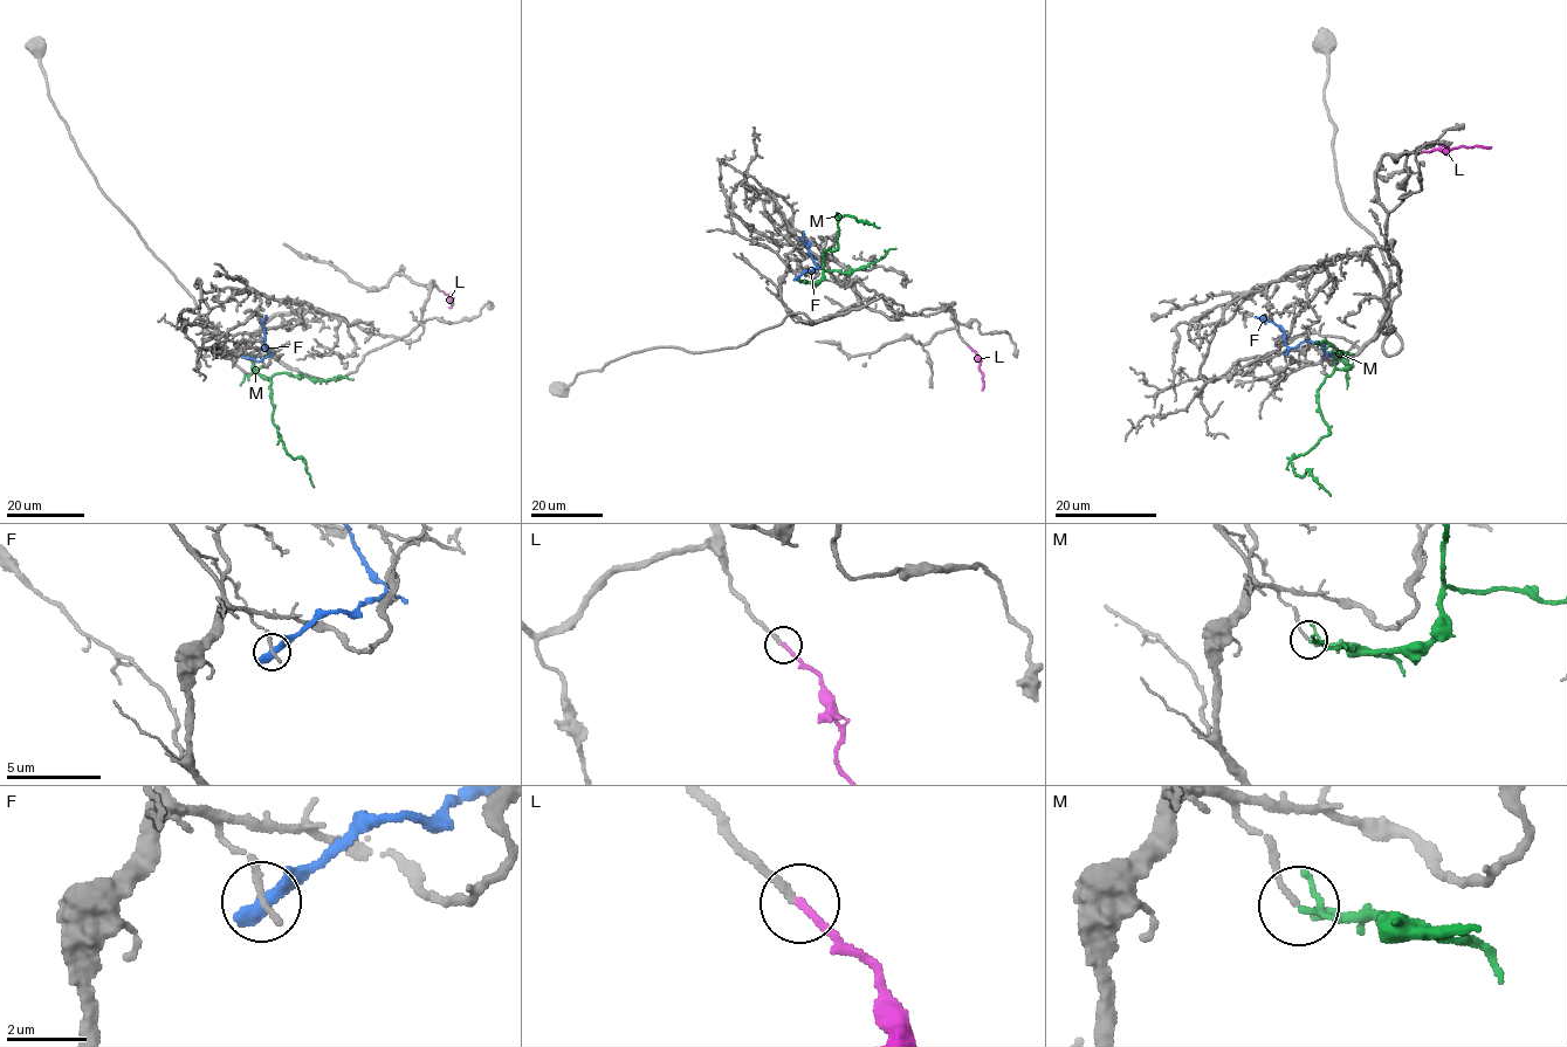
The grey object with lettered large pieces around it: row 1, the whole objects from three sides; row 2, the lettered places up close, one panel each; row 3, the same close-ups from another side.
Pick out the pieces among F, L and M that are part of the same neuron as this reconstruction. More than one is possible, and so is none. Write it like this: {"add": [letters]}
{"add": ["L"]}

